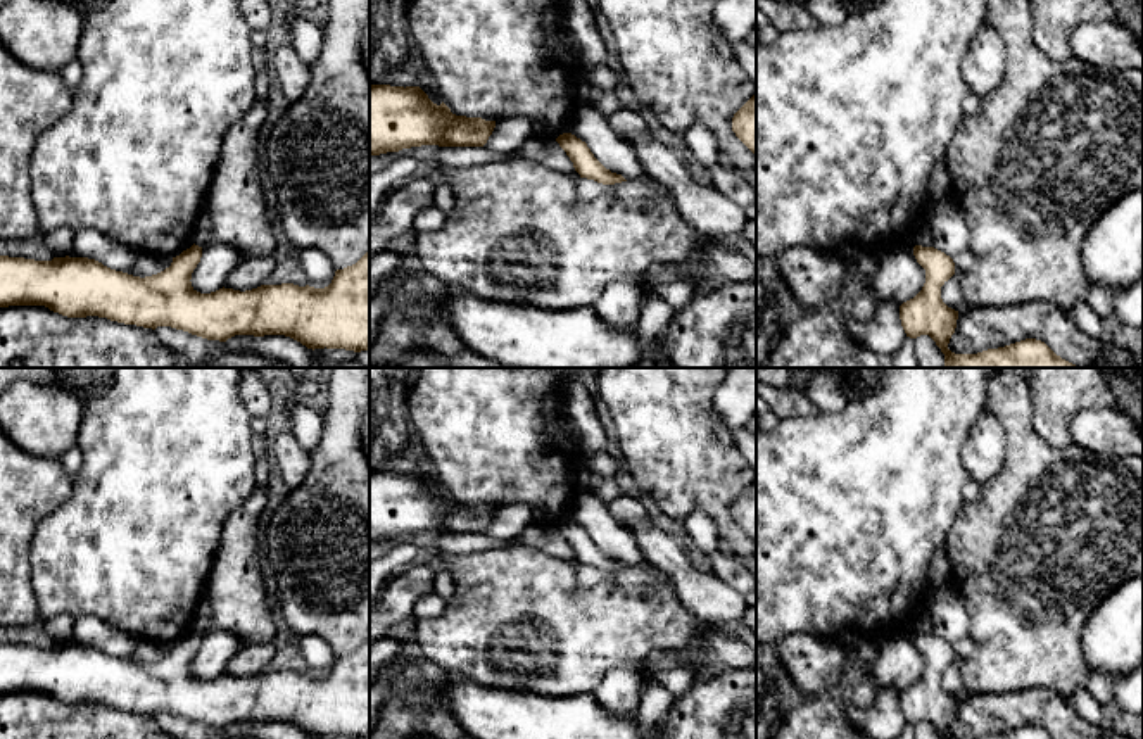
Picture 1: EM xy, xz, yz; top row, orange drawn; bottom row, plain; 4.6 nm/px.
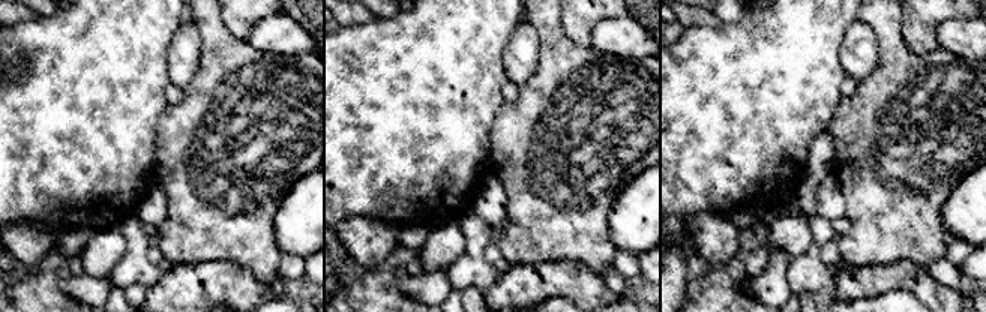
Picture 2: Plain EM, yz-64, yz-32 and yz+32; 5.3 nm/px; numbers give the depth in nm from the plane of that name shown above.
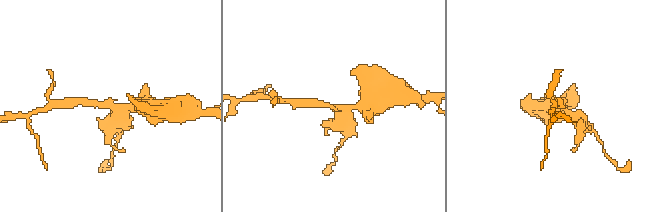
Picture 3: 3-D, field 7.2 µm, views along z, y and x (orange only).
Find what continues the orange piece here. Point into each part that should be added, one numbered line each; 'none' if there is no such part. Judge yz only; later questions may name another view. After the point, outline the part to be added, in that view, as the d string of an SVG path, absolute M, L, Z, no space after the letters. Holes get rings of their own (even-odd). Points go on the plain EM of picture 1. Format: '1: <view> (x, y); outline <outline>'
none

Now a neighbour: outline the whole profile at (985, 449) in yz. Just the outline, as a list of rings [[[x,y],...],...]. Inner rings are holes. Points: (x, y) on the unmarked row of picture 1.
[[[982,411],[972,423],[963,444],[963,466],[969,478],[984,485],[1003,466],[1007,454],[1007,433],[1001,423]]]

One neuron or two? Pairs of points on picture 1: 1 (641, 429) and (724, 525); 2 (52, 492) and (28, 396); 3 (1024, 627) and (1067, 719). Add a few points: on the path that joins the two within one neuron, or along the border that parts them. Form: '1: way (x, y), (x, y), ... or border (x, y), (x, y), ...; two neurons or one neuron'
1: way (665, 453), (713, 501); one neuron
2: border (18, 446), (31, 454), (57, 460); two neurons
3: border (1014, 693), (1024, 688), (1047, 688), (1067, 701); two neurons

